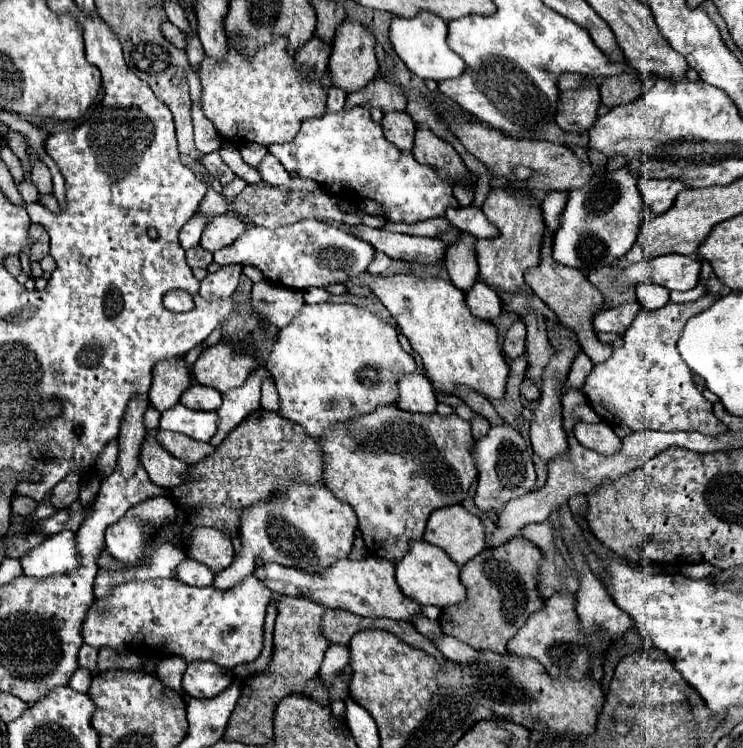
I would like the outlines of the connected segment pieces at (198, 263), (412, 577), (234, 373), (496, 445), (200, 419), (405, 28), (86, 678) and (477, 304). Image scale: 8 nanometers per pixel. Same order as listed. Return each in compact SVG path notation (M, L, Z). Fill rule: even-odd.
M201 246L187 250L187 264L191 268L207 268L213 262L213 254L203 250Z
M411 540L407 554L395 566L395 580L401 592L419 602L419 606L451 606L465 600L465 588L459 580L459 566L437 546L425 540Z
M219 342L207 348L193 364L193 374L197 384L209 386L217 392L227 392L245 382L255 366L255 358L247 356L243 346Z
M511 424L493 426L487 436L475 440L473 458L475 458L477 472L479 472L479 476L477 476L479 484L477 484L477 494L475 494L475 504L479 510L499 512L503 508L503 504L509 502L511 498L519 498L519 496L531 492L531 488L535 484L533 460L527 452L523 436Z
M217 412L207 414L195 414L195 432L183 432L195 440L209 442L217 430Z
M419 12L415 18L393 18L389 40L397 52L397 56L407 64L407 68L421 76L423 80L447 80L459 78L465 72L465 62L459 58L445 42L447 38L447 22L431 12Z
M79 667L71 677L69 686L78 692L87 693L92 682L92 677L92 673L88 669Z
M477 282L465 294L465 302L467 302L471 314L481 318L481 320L493 320L501 314L501 298L485 282Z

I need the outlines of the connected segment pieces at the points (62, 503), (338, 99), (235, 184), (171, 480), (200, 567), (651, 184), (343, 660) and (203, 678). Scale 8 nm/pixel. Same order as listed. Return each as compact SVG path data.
M73 472L73 474L69 474L67 478L63 478L63 482L59 482L59 484L53 488L51 504L53 504L57 510L67 508L69 504L73 504L73 502L79 498L79 478L81 478L81 474L79 474L79 472Z
M331 86L329 88L329 98L327 98L327 112L339 112L345 104L345 96L347 92L337 88L337 86Z
M235 178L231 184L227 184L227 186L223 188L223 192L221 192L221 194L223 194L223 196L225 196L225 200L231 204L231 200L233 200L233 198L235 198L235 196L245 188L245 186L247 186L247 182L245 182L245 180Z
M147 432L141 448L141 464L147 470L151 482L161 488L175 488L191 480L191 466L163 450L153 434L155 432Z
M183 558L181 564L177 566L175 578L179 578L181 582L185 582L189 586L211 586L215 572L209 566L201 564L193 558Z
M645 178L639 182L639 188L641 188L641 196L647 204L647 210L651 216L657 216L657 214L663 214L667 212L677 194L681 190L687 188L687 184L683 184L681 180L651 180L651 178Z
M329 646L329 650L325 652L325 660L321 664L321 670L319 670L319 676L325 680L331 680L337 672L343 670L343 666L347 666L349 662L349 648L347 646Z
M211 662L189 664L183 674L185 694L197 700L211 700L225 692L233 682L233 672Z

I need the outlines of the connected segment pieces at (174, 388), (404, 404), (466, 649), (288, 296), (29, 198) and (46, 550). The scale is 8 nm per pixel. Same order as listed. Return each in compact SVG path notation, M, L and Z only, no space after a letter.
M183 360L159 362L153 370L153 384L149 390L149 402L155 410L165 412L173 408L181 394L189 388L189 370Z
M407 374L399 380L399 400L397 406L407 412L429 414L435 412L437 400L431 382L423 374Z
M439 634L437 638L431 638L431 642L435 644L435 648L449 660L453 662L473 662L475 656L477 656L477 650L473 650L471 646L467 646L465 642L453 638L453 636L447 636L447 634Z
M257 282L251 290L253 308L261 318L267 318L273 326L281 328L291 322L291 318L301 310L303 292L295 292L289 288L279 288L269 282Z
M22 180L20 183L16 183L17 189L21 194L21 197L26 203L36 202L39 196L39 192L35 185L30 180Z
M63 530L55 536L49 536L39 548L33 548L25 556L21 556L23 574L35 578L47 578L53 574L69 572L79 564L79 554L75 546L75 534Z

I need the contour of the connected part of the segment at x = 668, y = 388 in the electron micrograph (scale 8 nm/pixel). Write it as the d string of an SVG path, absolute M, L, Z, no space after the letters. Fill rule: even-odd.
M667 304L655 312L641 310L623 334L623 346L613 350L607 362L593 366L583 384L583 392L603 422L625 424L639 432L697 430L717 436L727 430L727 426L715 418L713 404L707 402L695 388L693 374L679 356L677 340L687 322L687 314L679 312L681 306L683 304Z

